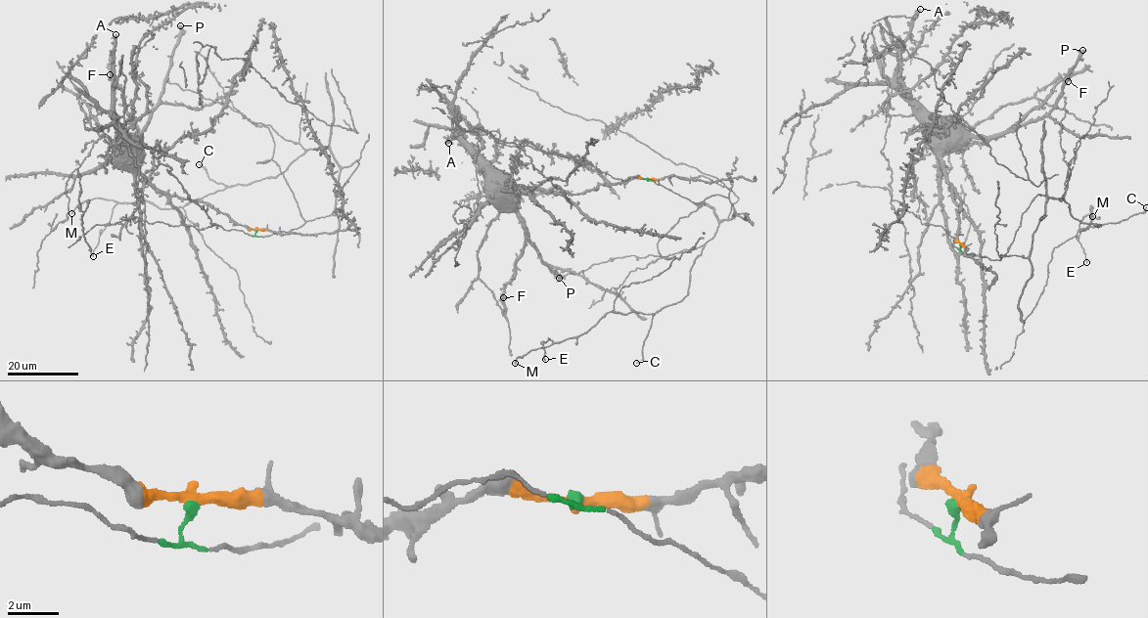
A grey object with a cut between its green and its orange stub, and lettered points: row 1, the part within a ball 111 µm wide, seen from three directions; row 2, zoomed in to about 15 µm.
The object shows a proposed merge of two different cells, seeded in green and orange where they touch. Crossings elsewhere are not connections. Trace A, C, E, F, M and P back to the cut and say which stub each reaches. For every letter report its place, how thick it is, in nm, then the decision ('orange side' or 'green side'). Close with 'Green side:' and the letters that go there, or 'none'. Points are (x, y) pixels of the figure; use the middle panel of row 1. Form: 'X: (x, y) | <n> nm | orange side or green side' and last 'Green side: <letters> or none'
A: (448, 143) | 360 nm | orange side
C: (636, 363) | 160 nm | green side
E: (545, 359) | 170 nm | green side
F: (503, 297) | 170 nm | orange side
M: (515, 363) | 320 nm | green side
P: (559, 278) | 550 nm | orange side
Green side: C, E, M

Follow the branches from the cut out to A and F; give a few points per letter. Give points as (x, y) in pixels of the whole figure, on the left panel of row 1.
A: (256, 230), (236, 224), (204, 202), (167, 197), (141, 172), (138, 152), (114, 110), (116, 34)
F: (256, 230), (204, 202), (167, 197), (147, 180), (135, 164), (132, 119), (110, 75)

